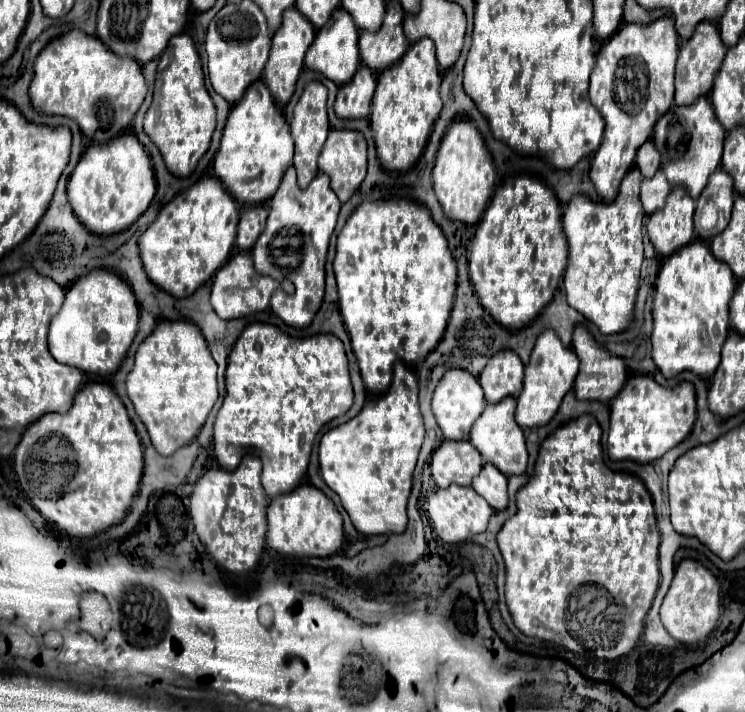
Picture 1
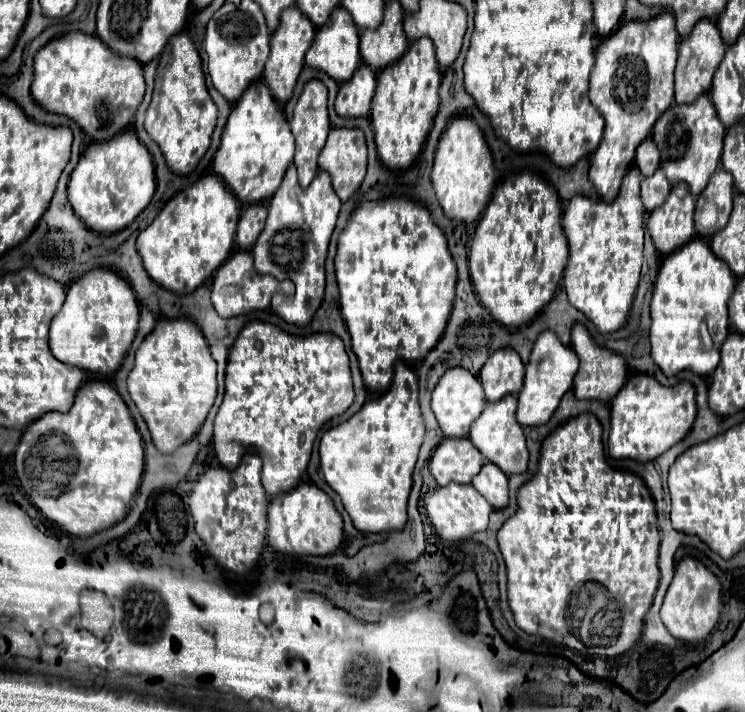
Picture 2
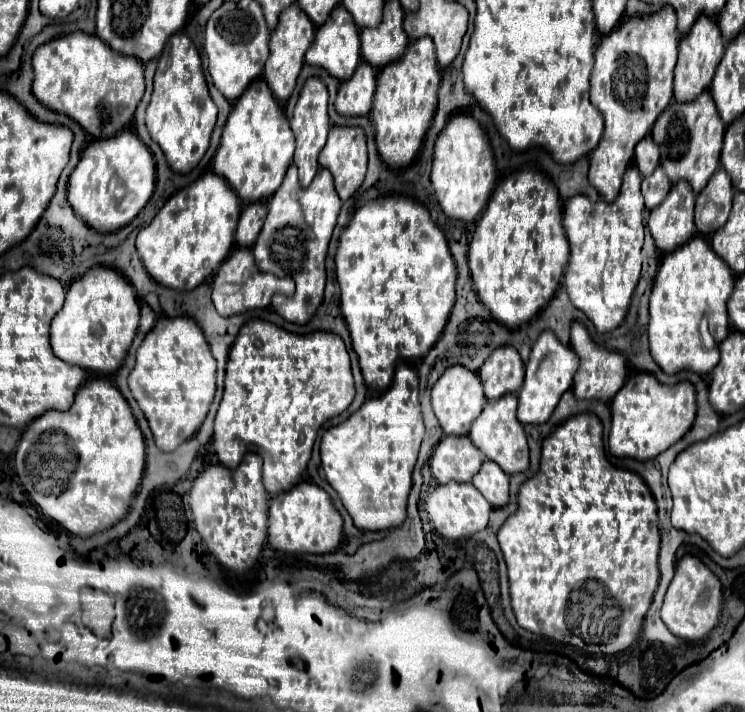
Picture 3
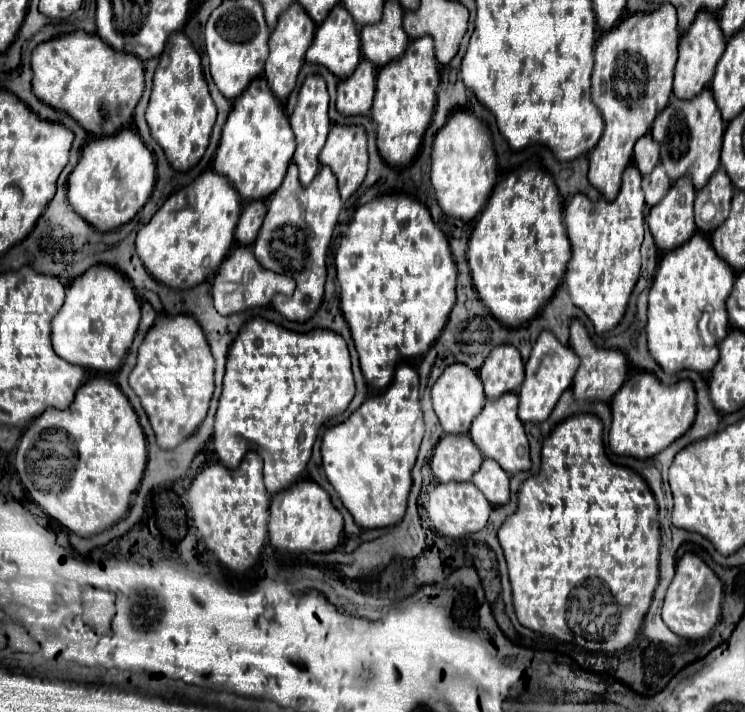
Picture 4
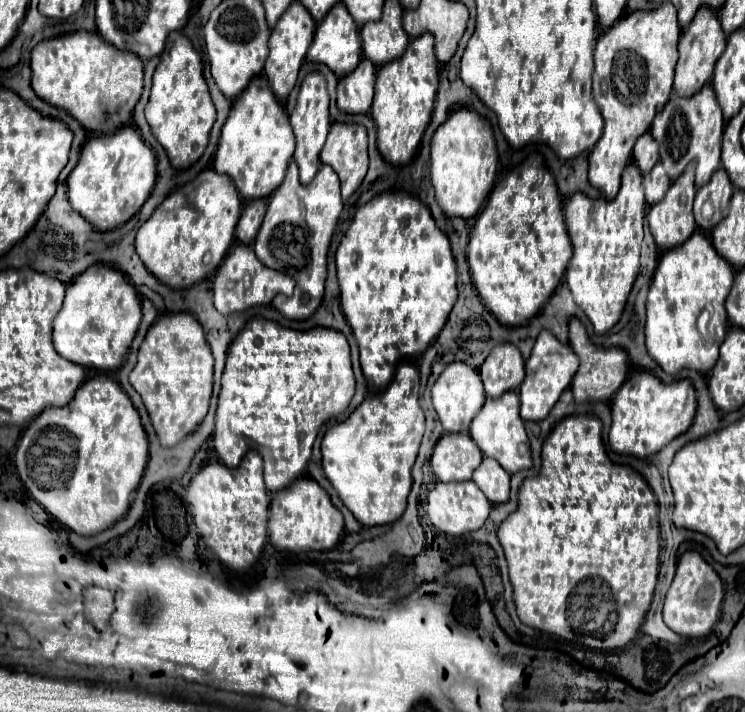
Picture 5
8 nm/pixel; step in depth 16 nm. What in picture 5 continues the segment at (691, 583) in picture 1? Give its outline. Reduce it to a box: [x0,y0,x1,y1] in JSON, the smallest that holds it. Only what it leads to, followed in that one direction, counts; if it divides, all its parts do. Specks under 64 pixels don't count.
[662,550,724,638]

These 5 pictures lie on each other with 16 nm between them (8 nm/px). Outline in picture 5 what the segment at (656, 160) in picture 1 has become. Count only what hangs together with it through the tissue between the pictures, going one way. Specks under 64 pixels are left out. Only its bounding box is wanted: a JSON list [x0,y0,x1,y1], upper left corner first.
[634,132,658,172]

